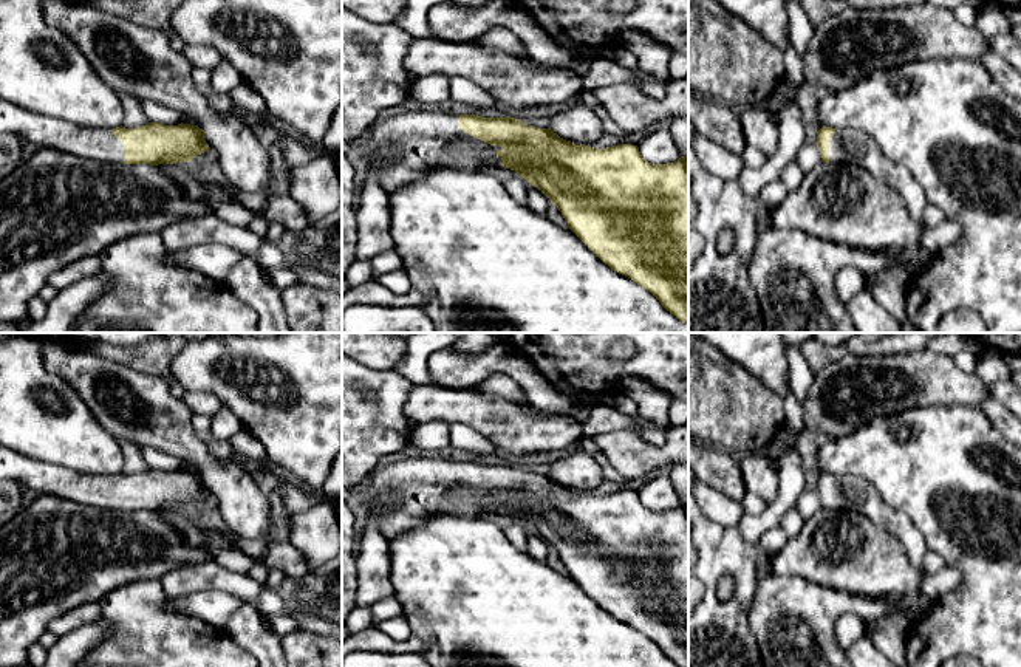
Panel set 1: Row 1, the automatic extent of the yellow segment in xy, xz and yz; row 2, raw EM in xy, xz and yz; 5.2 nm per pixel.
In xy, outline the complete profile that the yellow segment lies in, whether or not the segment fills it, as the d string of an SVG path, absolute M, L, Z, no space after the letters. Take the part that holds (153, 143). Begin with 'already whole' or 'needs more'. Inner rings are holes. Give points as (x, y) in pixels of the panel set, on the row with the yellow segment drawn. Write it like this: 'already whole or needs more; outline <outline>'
needs more; outline M0 97L0 133L14 133L23 142L50 147L79 158L118 164L190 162L210 150L206 132L198 125L93 128L37 115Z

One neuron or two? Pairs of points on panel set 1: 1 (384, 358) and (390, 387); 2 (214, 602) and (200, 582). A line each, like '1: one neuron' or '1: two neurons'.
1: two neurons
2: two neurons

